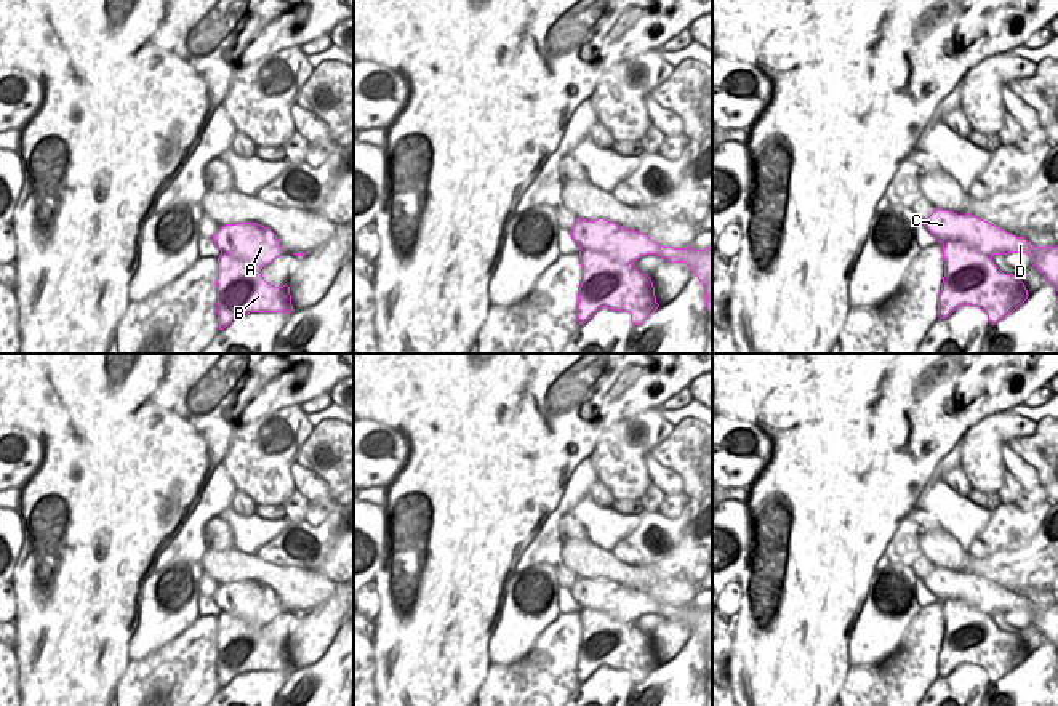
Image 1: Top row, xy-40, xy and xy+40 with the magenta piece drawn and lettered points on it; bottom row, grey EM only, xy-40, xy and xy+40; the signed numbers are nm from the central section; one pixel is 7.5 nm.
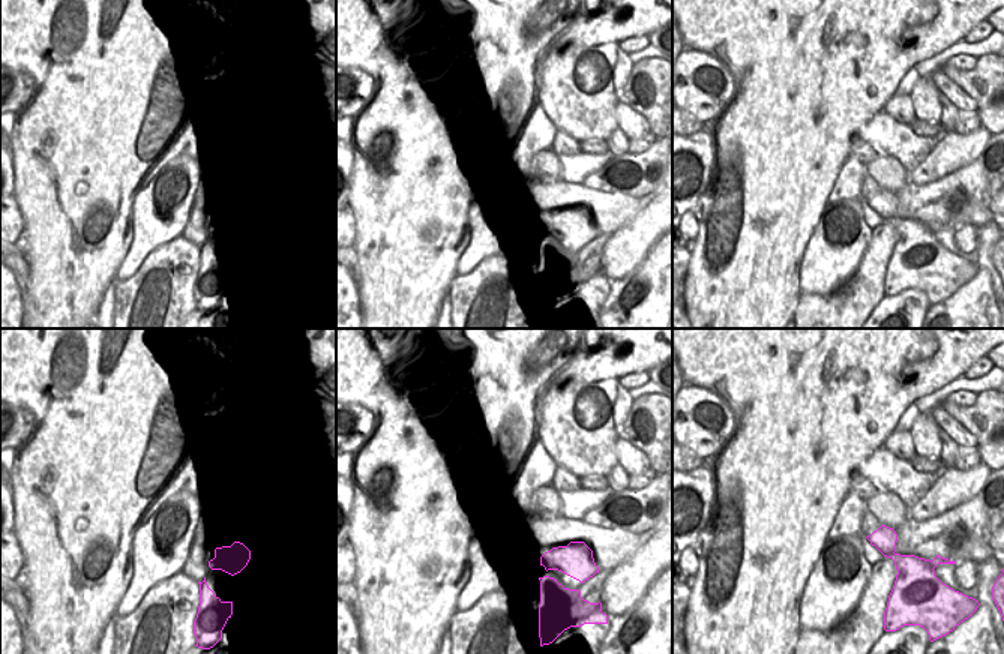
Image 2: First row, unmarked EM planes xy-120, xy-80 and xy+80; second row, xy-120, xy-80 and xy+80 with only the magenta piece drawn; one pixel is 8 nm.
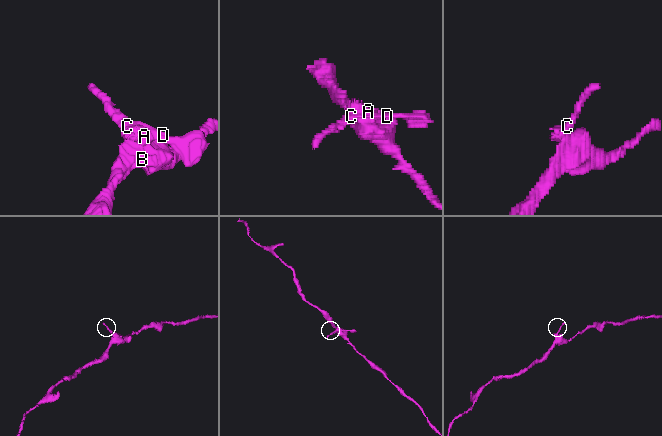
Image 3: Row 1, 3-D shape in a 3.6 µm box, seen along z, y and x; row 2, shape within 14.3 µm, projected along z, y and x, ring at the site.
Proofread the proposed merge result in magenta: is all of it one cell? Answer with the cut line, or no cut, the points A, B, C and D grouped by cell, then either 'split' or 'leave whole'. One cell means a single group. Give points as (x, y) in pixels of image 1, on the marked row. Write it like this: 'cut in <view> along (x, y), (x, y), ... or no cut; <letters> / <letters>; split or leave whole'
cut in xy along (581, 248), (602, 252), (625, 264), (633, 264); A C D / B; split

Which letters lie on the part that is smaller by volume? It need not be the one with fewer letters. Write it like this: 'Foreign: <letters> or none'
Foreign: A, C, D

